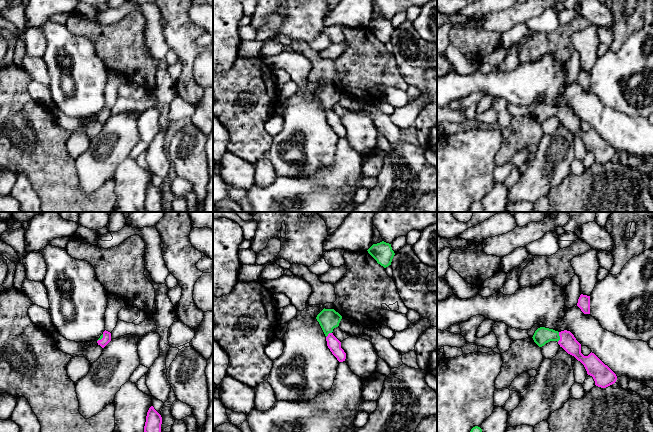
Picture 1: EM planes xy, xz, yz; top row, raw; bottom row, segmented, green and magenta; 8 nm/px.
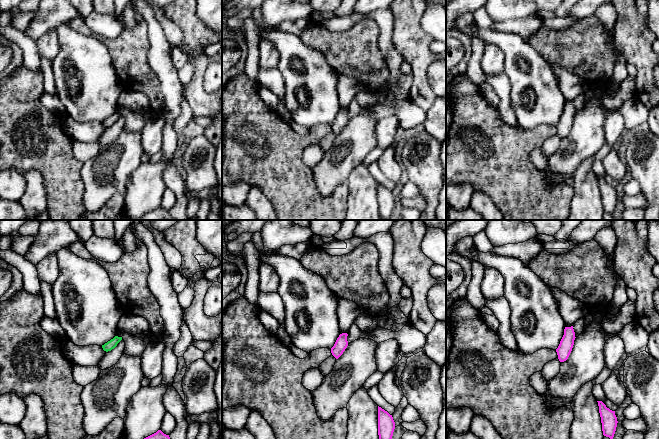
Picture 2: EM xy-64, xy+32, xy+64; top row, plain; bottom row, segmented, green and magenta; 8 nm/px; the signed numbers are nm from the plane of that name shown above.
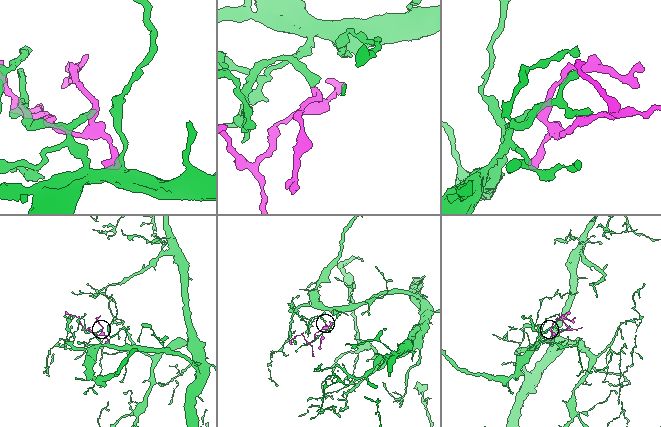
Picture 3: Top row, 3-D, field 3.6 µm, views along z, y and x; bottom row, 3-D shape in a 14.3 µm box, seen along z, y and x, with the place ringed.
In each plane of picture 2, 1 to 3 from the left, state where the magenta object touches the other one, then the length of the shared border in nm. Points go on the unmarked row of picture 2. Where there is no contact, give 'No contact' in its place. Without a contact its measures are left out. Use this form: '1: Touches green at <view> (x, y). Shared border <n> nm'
1: No contact
2: No contact
3: No contact

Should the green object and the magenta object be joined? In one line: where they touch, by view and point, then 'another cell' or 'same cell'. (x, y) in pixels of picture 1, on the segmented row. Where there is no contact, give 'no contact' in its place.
yz (559, 337) | same cell

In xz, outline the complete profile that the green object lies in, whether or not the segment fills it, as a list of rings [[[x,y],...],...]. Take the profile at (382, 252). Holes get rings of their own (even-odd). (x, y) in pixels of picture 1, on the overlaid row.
[[[384,241],[373,244],[367,251],[377,261],[377,263],[384,268],[391,265],[392,259],[395,255],[391,244]]]

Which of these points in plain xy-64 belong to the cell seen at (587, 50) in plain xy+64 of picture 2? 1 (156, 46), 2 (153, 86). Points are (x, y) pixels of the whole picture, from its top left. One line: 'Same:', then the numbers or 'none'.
Same: 2

